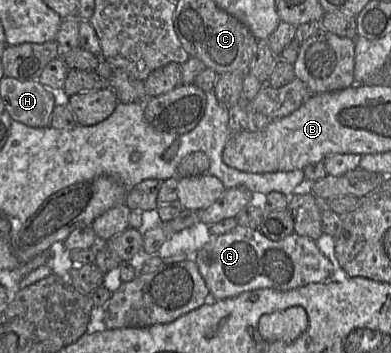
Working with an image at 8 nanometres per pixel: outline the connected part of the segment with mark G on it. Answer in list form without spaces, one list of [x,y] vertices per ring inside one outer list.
[[[237,226],[228,233],[212,236],[210,241],[189,259],[192,259],[198,266],[199,272],[210,291],[210,300],[235,297],[241,293],[262,288],[285,291],[310,283],[334,281],[332,280],[333,265],[319,250],[316,242],[309,237],[300,236],[295,232],[282,240],[272,241],[257,229]]]

